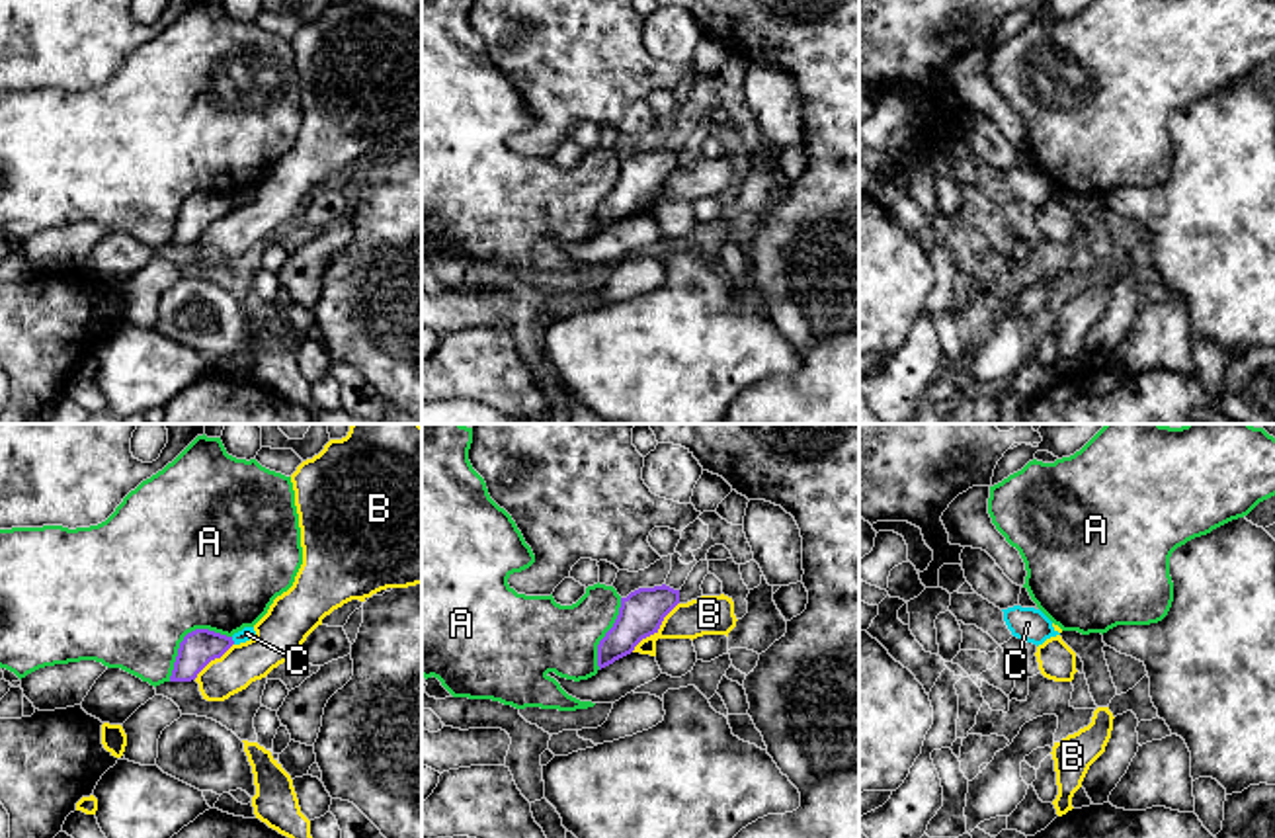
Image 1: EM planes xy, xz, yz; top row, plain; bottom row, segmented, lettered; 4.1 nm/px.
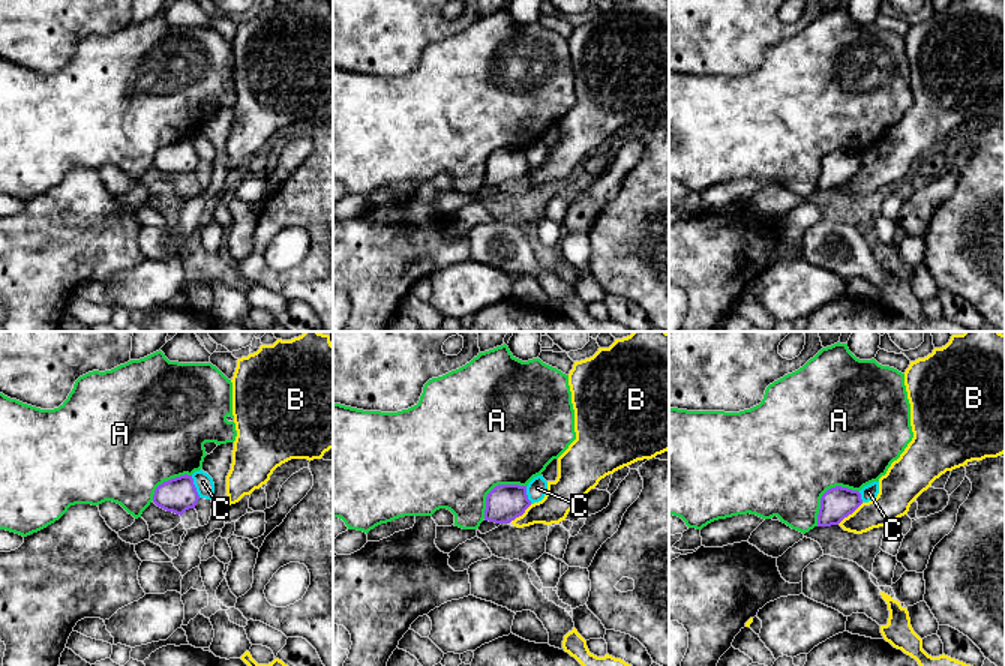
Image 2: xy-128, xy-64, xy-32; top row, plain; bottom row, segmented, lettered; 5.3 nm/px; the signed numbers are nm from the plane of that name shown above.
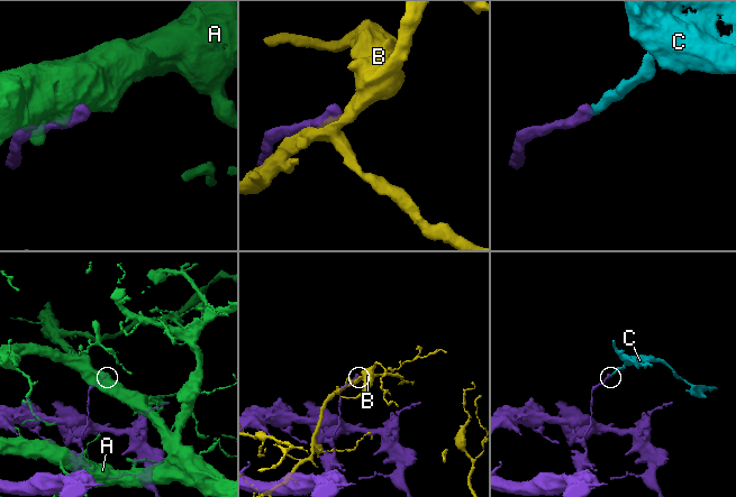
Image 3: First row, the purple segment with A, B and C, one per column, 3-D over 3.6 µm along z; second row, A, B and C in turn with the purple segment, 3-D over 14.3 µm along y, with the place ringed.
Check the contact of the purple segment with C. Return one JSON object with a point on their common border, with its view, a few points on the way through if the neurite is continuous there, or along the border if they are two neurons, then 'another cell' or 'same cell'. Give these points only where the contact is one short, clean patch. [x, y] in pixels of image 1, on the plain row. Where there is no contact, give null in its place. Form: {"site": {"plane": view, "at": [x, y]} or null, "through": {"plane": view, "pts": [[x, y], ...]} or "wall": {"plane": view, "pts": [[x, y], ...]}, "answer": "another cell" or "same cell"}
{"site": {"plane": "xy", "at": [233, 204]}, "wall": {"plane": "xy", "pts": [[231, 200], [235, 206]]}, "answer": "another cell"}

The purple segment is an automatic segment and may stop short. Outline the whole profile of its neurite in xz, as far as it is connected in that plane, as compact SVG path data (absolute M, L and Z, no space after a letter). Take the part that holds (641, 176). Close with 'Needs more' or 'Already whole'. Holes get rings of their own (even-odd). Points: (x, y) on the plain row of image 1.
M666 147L638 150L621 160L619 178L613 189L597 207L599 232L631 217L635 209L658 195L664 180L679 166L679 152Z. Already whole

